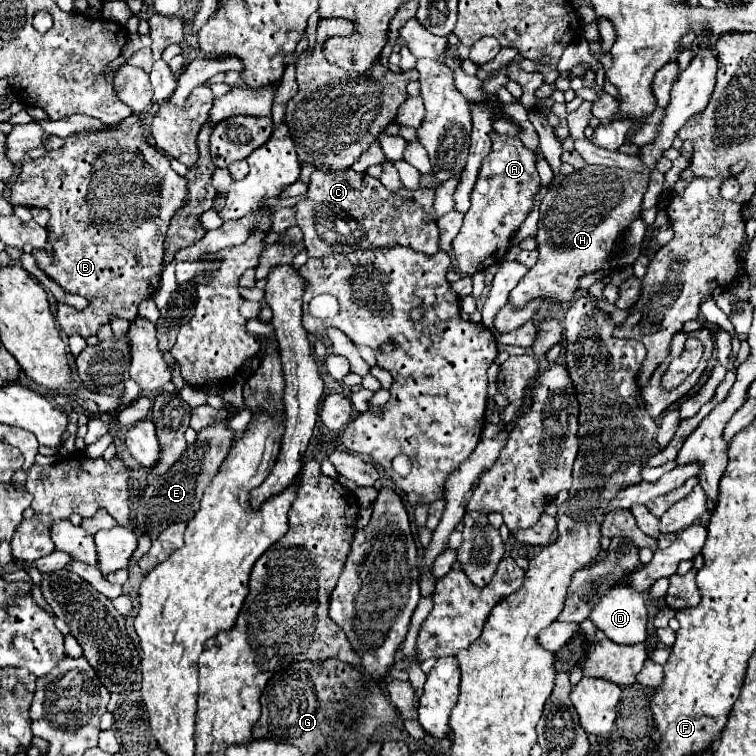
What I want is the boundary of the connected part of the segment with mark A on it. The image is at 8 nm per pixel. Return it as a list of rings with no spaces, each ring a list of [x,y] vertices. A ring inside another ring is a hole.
[[[493,133],[491,153],[483,159],[475,187],[471,191],[471,207],[465,213],[461,231],[451,243],[457,267],[465,275],[487,269],[503,259],[509,249],[509,239],[525,221],[533,207],[533,197],[539,191],[539,175],[535,169],[535,153],[529,151],[519,137]]]

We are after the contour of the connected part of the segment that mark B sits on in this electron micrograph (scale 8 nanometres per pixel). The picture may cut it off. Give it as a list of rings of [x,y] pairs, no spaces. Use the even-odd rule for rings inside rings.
[[[137,115],[127,117],[109,131],[73,133],[65,139],[61,149],[39,159],[27,159],[21,165],[19,175],[11,185],[11,203],[47,207],[51,211],[47,243],[53,247],[53,253],[33,253],[39,269],[59,283],[63,291],[89,299],[89,307],[83,311],[59,303],[57,321],[67,335],[95,335],[97,329],[109,321],[109,315],[121,319],[137,317],[137,305],[151,297],[159,287],[167,229],[171,217],[185,205],[187,195],[187,179],[171,169],[167,155],[157,153],[157,149],[145,141]]]

